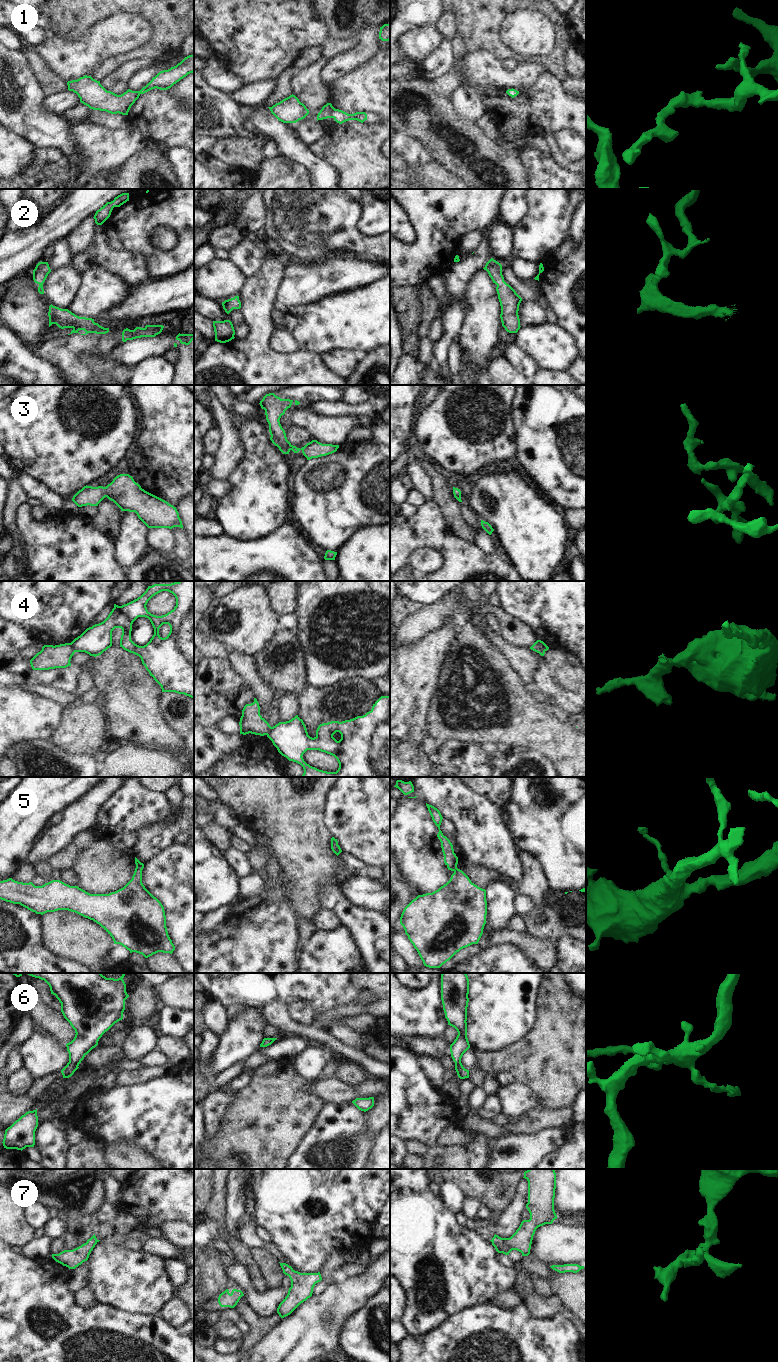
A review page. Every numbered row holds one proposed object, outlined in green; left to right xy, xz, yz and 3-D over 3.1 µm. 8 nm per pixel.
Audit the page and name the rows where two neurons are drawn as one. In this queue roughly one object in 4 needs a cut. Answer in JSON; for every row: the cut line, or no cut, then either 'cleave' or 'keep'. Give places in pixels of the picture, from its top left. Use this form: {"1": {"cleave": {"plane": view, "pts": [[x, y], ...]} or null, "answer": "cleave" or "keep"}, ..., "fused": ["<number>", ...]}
{"1": {"cleave": null, "answer": "keep"}, "2": {"cleave": null, "answer": "keep"}, "3": {"cleave": null, "answer": "keep"}, "4": {"cleave": {"plane": "xy", "pts": [[70, 643], [74, 652]]}, "answer": "cleave"}, "5": {"cleave": null, "answer": "keep"}, "6": {"cleave": null, "answer": "keep"}, "7": {"cleave": null, "answer": "keep"}, "fused": ["4"]}

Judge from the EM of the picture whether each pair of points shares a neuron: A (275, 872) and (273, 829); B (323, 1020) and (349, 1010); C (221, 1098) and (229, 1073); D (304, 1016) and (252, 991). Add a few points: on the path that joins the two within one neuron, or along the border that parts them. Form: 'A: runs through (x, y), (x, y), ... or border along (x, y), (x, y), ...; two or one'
A: border along (274, 855), (282, 872); two
B: runs through (329, 1017), (343, 1011); one
C: border along (228, 1084), (221, 1085), (210, 1092); two
D: border along (287, 1005), (294, 1001), (302, 1001), (310, 1008); two

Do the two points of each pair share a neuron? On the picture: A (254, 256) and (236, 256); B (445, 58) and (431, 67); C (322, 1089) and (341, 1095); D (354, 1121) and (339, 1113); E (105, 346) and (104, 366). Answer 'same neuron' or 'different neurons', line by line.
A: same neuron
B: same neuron
C: same neuron
D: same neuron
E: same neuron

